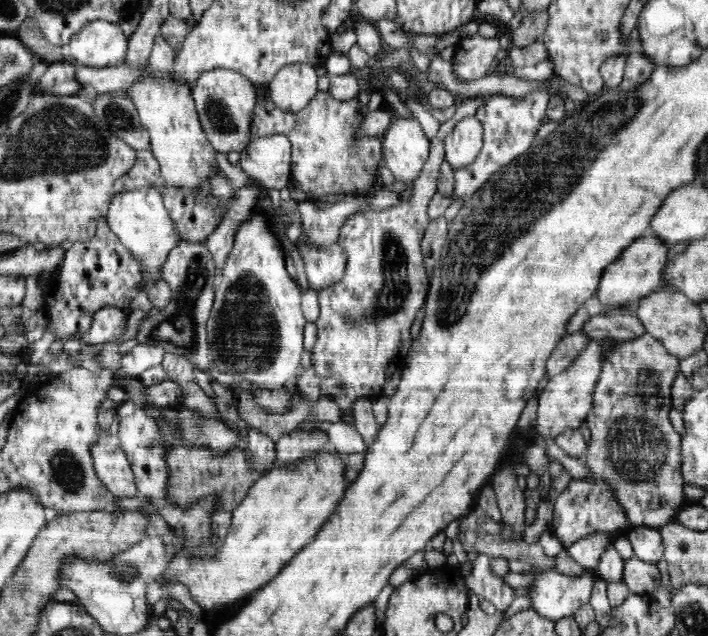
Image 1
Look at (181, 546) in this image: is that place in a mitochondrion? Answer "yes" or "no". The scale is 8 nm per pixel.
no

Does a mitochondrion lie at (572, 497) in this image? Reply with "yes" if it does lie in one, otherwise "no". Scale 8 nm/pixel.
no

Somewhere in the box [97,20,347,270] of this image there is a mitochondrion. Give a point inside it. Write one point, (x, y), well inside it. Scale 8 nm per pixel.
(217, 112)

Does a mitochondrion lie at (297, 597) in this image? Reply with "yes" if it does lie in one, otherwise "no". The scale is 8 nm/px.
no

